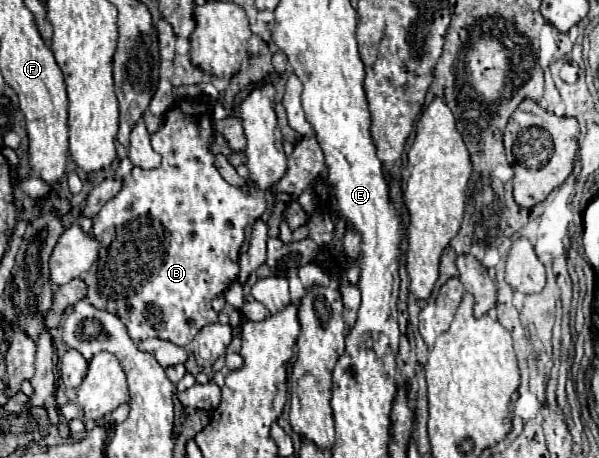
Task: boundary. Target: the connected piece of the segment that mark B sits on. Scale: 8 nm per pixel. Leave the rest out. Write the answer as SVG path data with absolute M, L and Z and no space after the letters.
M181 100L175 102L163 118L163 126L151 136L151 146L157 154L161 154L161 166L155 170L143 170L143 168L133 168L131 176L125 178L125 184L121 188L121 192L109 200L101 212L95 216L95 224L91 230L91 236L101 244L99 246L99 256L93 262L93 268L83 276L83 282L87 284L87 300L89 304L93 304L99 310L107 310L111 314L117 314L121 318L121 322L127 326L129 336L139 342L139 340L147 340L147 338L161 338L161 340L169 340L177 346L189 346L193 336L207 324L217 324L217 312L211 308L211 300L223 292L235 278L237 278L237 258L239 258L239 248L243 246L245 240L245 229L252 226L255 220L265 212L267 204L265 204L265 192L253 184L247 186L231 186L229 182L225 182L221 178L221 174L217 172L213 160L215 154L211 152L209 144L213 138L213 118L211 118L211 110L207 108L207 104L197 104L197 102L189 102L189 100Z

